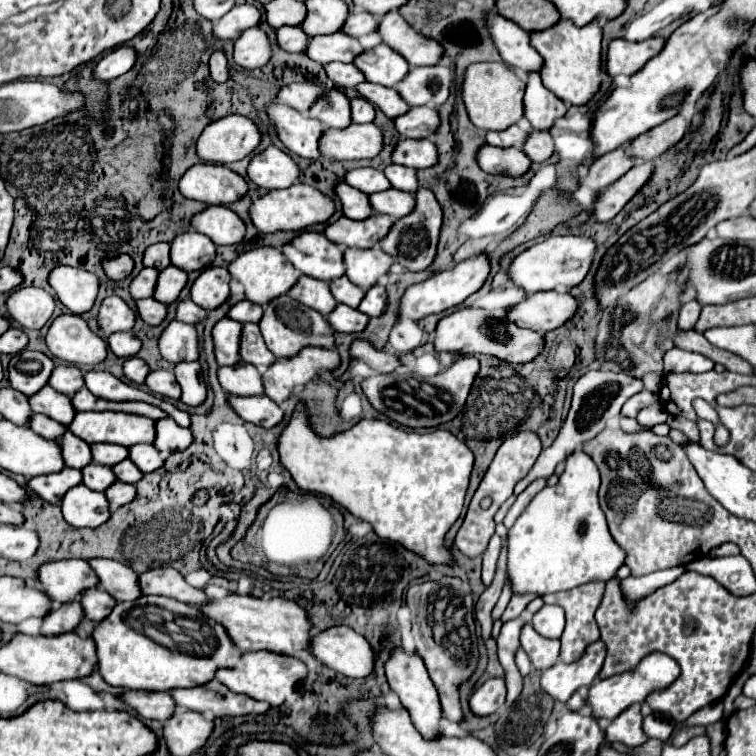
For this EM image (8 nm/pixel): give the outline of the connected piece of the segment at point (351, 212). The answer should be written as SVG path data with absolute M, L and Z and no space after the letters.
M338 183L334 187L334 193L336 197L340 199L342 203L342 211L346 217L350 219L366 219L372 215L372 207L370 207L370 201L368 201L368 195L346 185L346 183Z

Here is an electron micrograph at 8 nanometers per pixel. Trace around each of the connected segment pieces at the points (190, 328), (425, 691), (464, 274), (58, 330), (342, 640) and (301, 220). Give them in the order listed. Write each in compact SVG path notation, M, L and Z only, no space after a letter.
M170 321L168 327L158 337L160 355L166 361L196 361L198 359L198 335L194 325Z
M398 645L398 647L394 647L390 651L390 657L386 659L384 669L386 669L386 677L388 677L390 687L398 693L400 703L408 709L414 727L418 731L422 731L422 735L426 739L436 737L440 733L438 721L442 717L442 709L440 709L440 701L438 701L436 687L432 685L432 681L428 677L428 671L426 671L426 667L422 663L422 657L418 653L406 653L406 649L402 645Z
M480 253L472 261L462 261L462 263L454 265L454 269L446 269L442 273L434 273L430 279L422 281L422 283L416 283L416 285L410 285L404 291L404 295L400 297L400 303L398 303L398 319L420 321L420 319L424 319L428 315L442 313L442 311L446 311L450 307L460 305L468 295L472 295L474 291L478 291L482 287L482 283L488 277L488 271L490 271L488 259L486 259L486 255Z
M58 315L48 333L50 353L72 365L96 365L106 357L106 343L94 335L80 315Z
M346 625L314 635L308 651L314 659L346 677L366 677L372 671L374 653L368 641Z
M300 181L290 185L288 189L272 189L266 195L252 199L252 205L250 205L250 221L262 233L272 233L272 231L282 231L282 229L302 231L314 223L326 221L332 213L334 213L334 201L324 197L314 187L304 185Z

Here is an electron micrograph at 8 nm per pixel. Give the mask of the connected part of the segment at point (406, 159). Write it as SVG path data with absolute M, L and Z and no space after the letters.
M400 139L392 151L392 163L400 163L412 169L426 169L432 167L438 159L436 145L430 139Z

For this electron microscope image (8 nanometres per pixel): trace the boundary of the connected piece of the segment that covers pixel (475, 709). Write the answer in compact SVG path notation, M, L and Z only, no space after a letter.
M488 679L470 697L470 709L478 717L486 717L500 711L504 703L506 703L506 685L502 679Z

